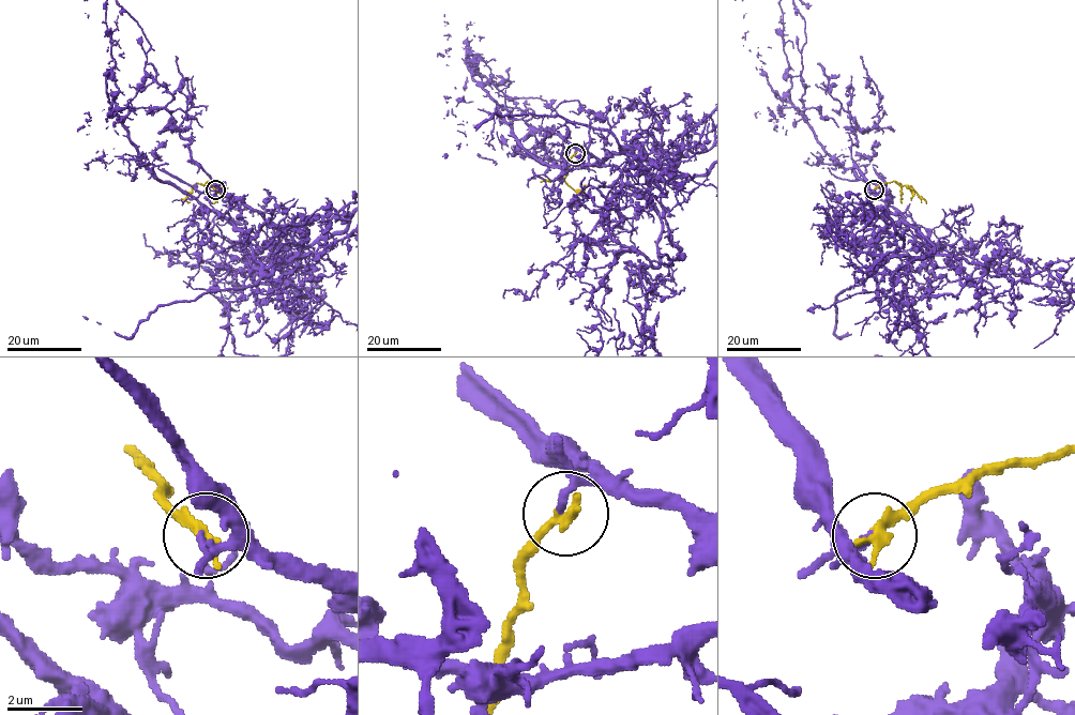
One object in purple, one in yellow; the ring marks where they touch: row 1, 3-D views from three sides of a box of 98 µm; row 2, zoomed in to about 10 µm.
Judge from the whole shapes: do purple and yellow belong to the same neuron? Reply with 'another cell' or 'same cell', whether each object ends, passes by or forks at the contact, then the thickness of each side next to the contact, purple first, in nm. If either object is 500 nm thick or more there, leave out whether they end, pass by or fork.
same cell; purple ends; yellow ends; calibres 220 and 320 nm

